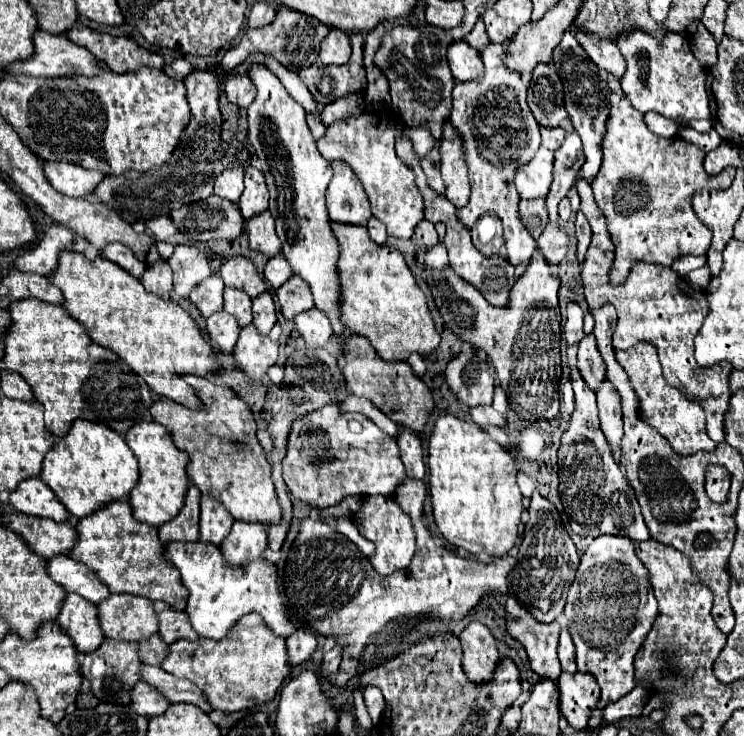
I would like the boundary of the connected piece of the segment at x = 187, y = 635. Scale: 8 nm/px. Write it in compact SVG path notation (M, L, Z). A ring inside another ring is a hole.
M166 607L164 611L158 613L158 621L160 621L160 637L170 645L176 639L198 639L200 635L192 629L190 619L184 611L176 611L174 607Z

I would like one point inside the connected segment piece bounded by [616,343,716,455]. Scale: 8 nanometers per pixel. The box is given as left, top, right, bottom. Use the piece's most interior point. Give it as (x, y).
(681, 422)

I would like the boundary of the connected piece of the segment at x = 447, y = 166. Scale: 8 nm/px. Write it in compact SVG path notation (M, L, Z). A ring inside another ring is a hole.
M446 121L442 139L440 139L440 173L446 183L446 199L456 205L464 207L470 199L470 179L466 173L466 161L462 151L462 139L452 127L450 121Z

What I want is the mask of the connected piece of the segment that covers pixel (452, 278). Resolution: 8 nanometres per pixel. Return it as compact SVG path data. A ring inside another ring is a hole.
M444 223L435 224L439 235L439 242L432 247L427 254L426 262L445 263L438 269L445 273L430 275L432 295L436 299L436 305L440 309L442 319L446 321L446 327L458 335L462 341L474 343L476 347L484 349L490 363L496 369L496 375L500 379L500 387L508 395L510 409L516 411L518 417L526 421L540 421L540 419L554 419L560 411L558 401L558 385L562 377L562 361L560 361L560 307L558 307L558 289L560 279L552 273L552 267L544 259L544 255L536 249L528 269L524 275L516 281L516 287L512 289L512 305L506 309L496 309L488 305L488 301L482 297L482 293L466 283L462 277L458 277L450 268L447 249L444 245L446 226Z

